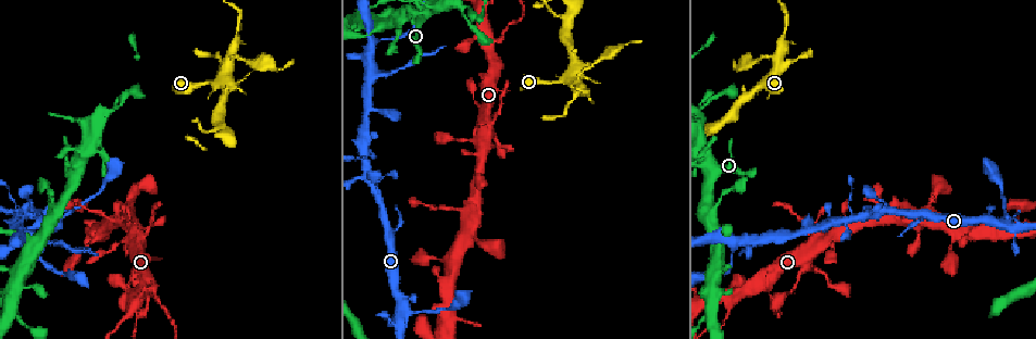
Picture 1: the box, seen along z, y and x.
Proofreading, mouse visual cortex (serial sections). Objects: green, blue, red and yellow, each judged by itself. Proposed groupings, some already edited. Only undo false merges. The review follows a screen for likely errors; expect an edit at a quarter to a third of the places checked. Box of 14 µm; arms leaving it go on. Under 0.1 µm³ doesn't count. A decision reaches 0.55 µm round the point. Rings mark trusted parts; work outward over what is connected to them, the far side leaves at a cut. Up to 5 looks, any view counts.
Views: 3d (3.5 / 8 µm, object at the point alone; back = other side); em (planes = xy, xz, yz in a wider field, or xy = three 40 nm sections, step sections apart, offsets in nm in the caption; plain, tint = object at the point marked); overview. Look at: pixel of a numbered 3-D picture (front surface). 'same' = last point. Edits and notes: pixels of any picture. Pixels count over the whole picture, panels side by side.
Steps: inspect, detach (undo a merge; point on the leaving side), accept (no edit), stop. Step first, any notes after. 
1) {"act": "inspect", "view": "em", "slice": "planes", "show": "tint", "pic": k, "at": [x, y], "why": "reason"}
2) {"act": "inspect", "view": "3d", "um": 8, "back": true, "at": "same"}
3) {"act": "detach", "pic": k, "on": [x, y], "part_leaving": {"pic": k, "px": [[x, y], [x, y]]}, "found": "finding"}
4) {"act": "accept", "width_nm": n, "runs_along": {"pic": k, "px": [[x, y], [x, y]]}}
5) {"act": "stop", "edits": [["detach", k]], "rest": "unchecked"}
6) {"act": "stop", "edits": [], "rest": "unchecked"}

{"act": "inspect", "view": "3d", "um": 8, "pic": 1, "at": [386, 39], "why": "thin neck"}

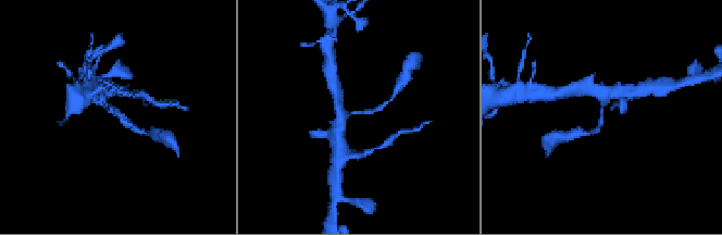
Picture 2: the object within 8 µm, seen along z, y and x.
{"act": "inspect", "view": "3d", "um": 3.5, "pic": 2, "at": [602, 114], "why": "zoom in"}

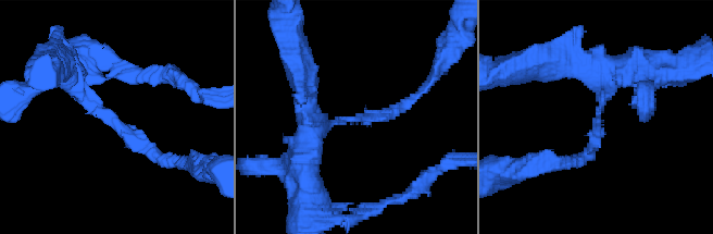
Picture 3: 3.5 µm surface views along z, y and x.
{"act": "inspect", "view": "em", "slice": "planes", "show": "tint", "pic": 3, "at": [353, 121], "arm_widths_nm": [150, 350]}

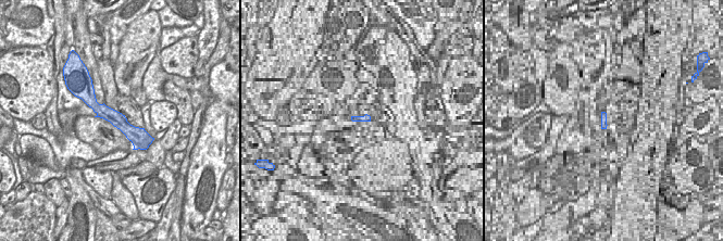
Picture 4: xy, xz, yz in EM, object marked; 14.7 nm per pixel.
{"act": "accept", "runs_along": {"pic": 4, "px": [[91, 100], [146, 141]]}, "found": "one cell here"}

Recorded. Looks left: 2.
{"act": "inspect", "view": "3d", "um": 3.5, "back": true, "pic": 1, "at": [1004, 210], "why": "narrows sharply"}

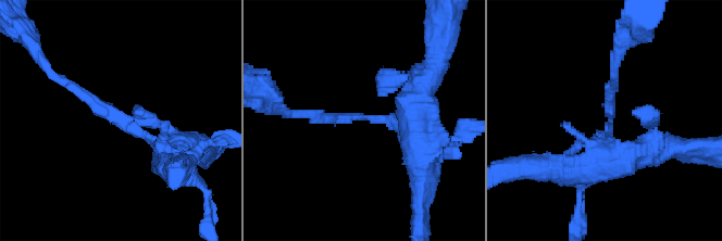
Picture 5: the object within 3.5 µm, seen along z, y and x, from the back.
{"act": "inspect", "view": "em", "slice": "xy", "step": 3, "show": "tint", "pic": 5, "at": [116, 116], "arm_widths_nm": [150, 200]}

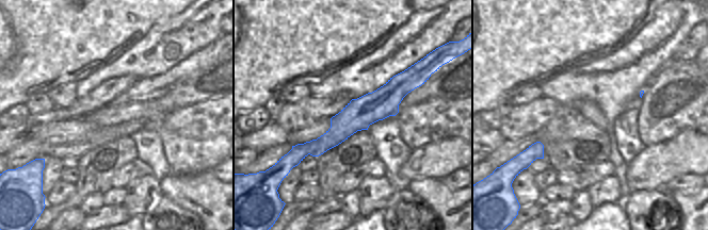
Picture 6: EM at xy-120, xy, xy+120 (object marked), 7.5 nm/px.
{"act": "accept", "runs_along": {"pic": 5, "px": [[170, 157], [57, 78]]}, "found": "one cell here"}

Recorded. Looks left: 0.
{"act": "stop", "edits": [], "rest": "unchecked"}

